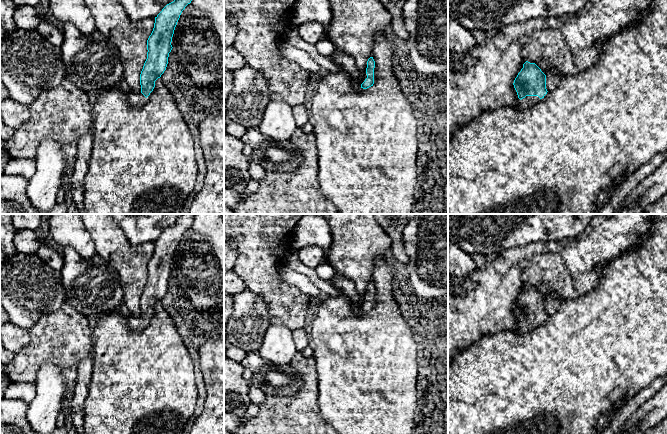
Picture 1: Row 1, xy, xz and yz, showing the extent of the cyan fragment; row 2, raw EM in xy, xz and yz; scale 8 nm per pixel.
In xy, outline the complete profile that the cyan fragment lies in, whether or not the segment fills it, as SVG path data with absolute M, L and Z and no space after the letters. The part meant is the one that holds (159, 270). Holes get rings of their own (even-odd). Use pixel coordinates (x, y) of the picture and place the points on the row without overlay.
M182 214L175 224L167 228L155 241L154 252L147 264L147 283L140 298L141 316L127 318L128 328L142 331L168 288L172 274L172 261L182 235L191 227L195 214Z

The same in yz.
M526 285L514 304L514 312L520 323L519 332L527 333L547 318L546 299L535 288Z

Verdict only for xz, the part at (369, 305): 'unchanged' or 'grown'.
grown

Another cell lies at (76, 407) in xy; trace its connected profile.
M92 356L85 357L78 364L77 383L71 397L68 410L71 414L74 426L79 434L84 432L85 400L88 395L89 383L93 371Z

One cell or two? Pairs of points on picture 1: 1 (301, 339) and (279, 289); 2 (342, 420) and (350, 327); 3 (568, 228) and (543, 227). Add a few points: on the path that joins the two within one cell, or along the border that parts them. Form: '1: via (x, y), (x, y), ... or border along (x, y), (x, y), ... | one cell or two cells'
1: border along (303, 327), (296, 328), (293, 331) | two cells
2: via (342, 397), (342, 372), (344, 370), (345, 350) | one cell
3: via (562, 227), (549, 227) | one cell

